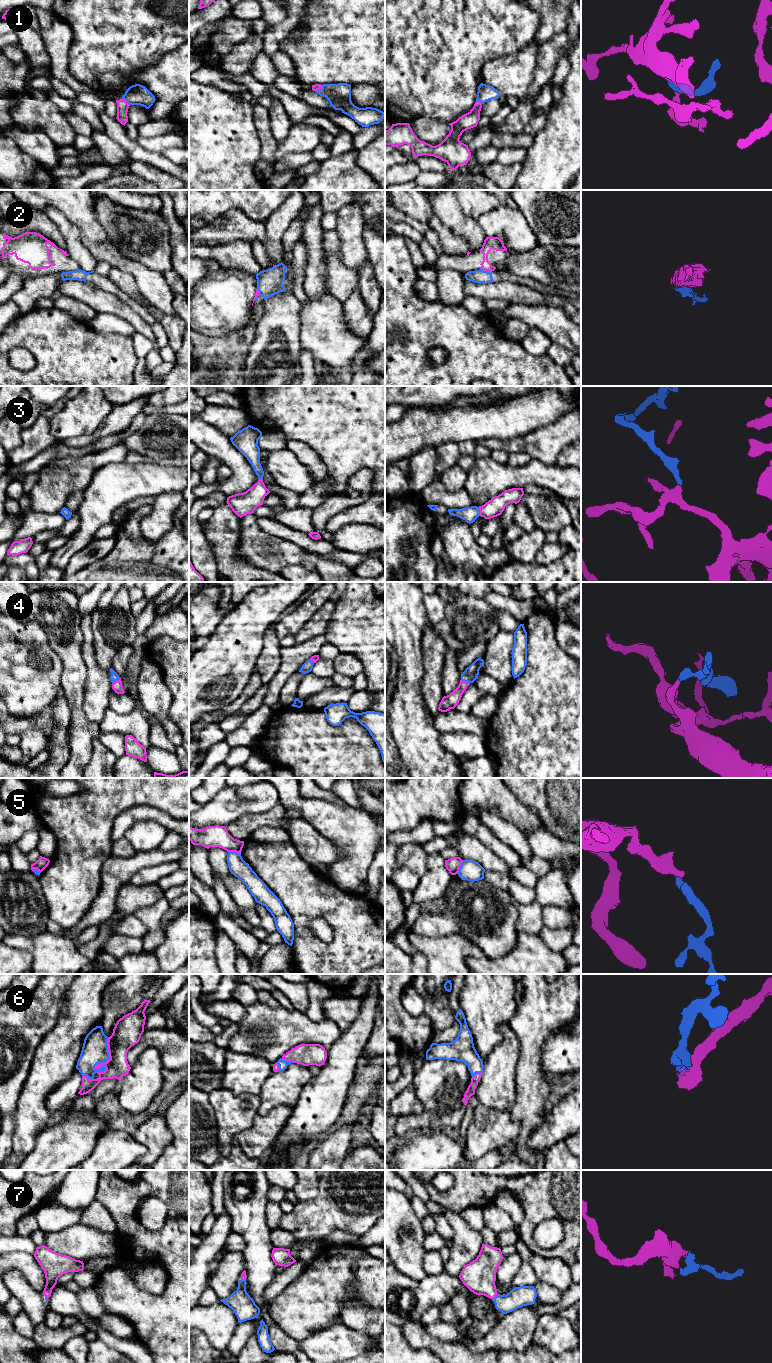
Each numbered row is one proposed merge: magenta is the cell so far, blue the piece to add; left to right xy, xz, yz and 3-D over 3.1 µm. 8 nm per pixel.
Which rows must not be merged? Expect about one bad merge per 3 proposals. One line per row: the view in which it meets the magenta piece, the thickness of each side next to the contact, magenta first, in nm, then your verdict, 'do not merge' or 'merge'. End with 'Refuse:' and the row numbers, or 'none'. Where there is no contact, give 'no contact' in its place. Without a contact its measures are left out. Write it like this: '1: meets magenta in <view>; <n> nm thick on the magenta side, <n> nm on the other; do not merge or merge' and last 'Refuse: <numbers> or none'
1: meets magenta in xy; 100 nm thick on the magenta side, 170 nm on the other; merge
2: meets magenta in yz; 100 nm thick on the magenta side, 110 nm on the other; do not merge
3: meets magenta in yz; 140 nm thick on the magenta side, 120 nm on the other; merge
4: meets magenta in yz; 120 nm thick on the magenta side, 120 nm on the other; merge
5: meets magenta in yz; 110 nm thick on the magenta side, 160 nm on the other; do not merge
6: meets magenta in xy; 190 nm thick on the magenta side, 200 nm on the other; merge
7: meets magenta in yz; 260 nm thick on the magenta side, 160 nm on the other; merge
Refuse: 2, 5

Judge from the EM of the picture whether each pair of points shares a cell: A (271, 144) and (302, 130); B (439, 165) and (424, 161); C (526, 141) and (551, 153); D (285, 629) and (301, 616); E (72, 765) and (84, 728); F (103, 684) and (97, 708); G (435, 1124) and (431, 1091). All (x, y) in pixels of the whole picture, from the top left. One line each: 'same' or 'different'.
A: different
B: same
C: different
D: same
E: same
F: same
G: different

